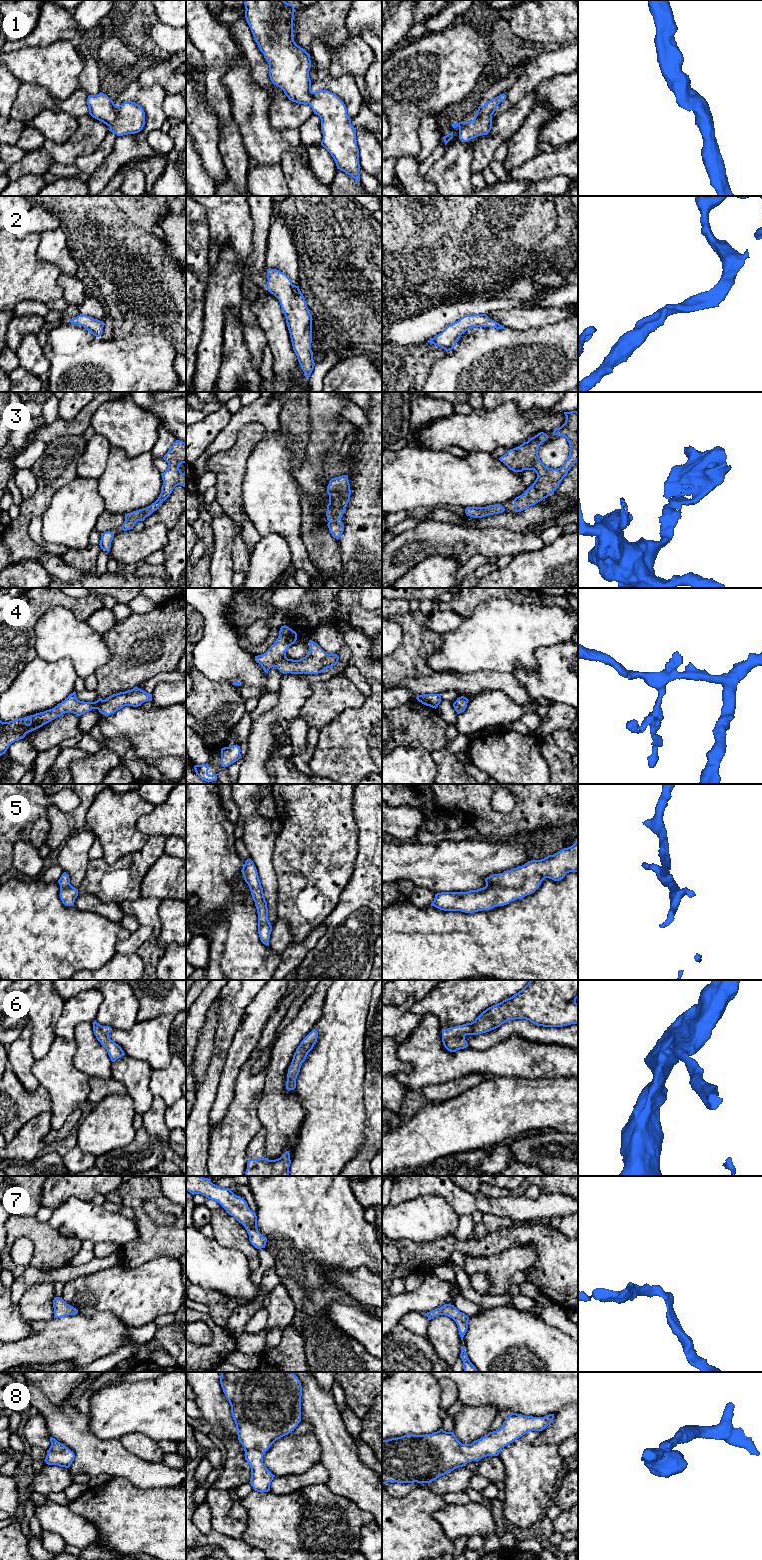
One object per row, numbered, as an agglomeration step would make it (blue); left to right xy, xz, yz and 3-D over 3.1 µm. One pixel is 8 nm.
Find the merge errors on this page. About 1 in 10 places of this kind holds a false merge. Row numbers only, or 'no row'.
no row

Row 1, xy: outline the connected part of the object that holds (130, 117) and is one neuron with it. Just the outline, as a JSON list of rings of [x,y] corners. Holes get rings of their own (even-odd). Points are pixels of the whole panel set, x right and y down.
[[[104,93],[89,95],[87,98],[89,114],[110,127],[117,136],[135,134],[145,125],[145,112],[135,102],[124,102],[116,106]]]

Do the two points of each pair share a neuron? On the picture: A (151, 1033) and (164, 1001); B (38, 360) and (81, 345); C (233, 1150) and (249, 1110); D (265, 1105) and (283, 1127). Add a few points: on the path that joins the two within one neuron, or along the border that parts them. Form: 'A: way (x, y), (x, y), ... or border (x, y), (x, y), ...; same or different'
A: border (173, 1014), (161, 1014), (137, 1022); different
B: border (42, 348), (42, 353), (50, 364), (45, 377); different
C: way (233, 1140), (233, 1134), (240, 1125), (241, 1120); same
D: way (270, 1110), (282, 1122); same

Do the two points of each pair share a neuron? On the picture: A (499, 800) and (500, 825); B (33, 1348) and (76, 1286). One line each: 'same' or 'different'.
A: different
B: different

